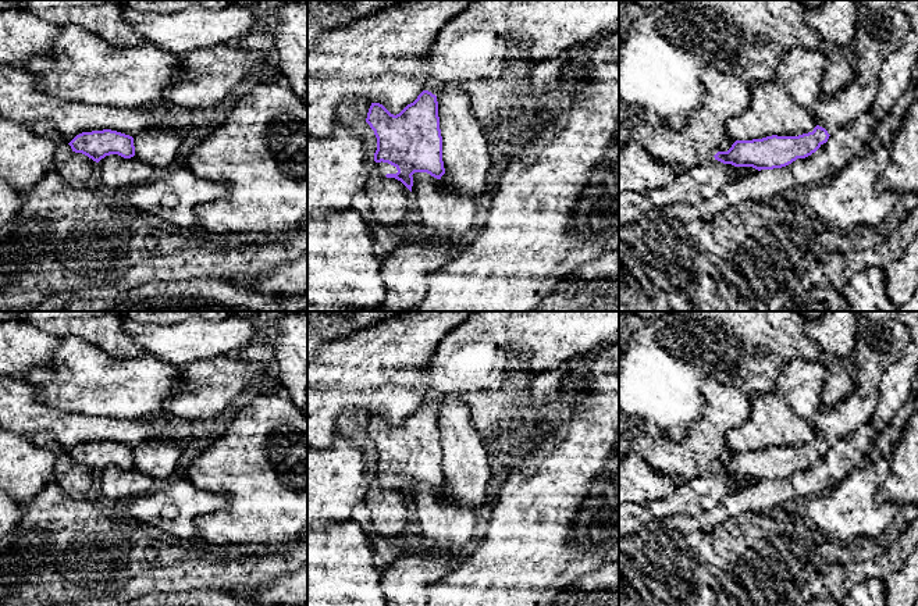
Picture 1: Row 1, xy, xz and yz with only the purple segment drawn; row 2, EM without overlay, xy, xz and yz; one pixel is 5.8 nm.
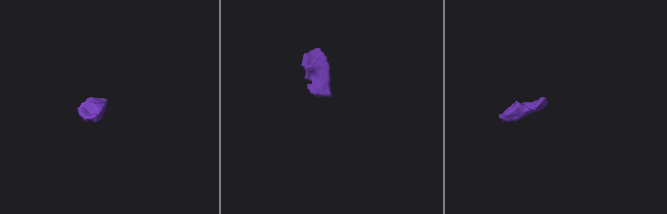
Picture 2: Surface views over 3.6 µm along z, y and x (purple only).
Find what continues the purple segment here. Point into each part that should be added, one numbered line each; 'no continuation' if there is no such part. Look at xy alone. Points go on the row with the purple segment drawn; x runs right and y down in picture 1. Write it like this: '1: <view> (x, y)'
no continuation

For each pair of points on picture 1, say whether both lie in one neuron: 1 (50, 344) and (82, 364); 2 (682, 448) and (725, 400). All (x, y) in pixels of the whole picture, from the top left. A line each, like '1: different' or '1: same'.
1: different
2: same

